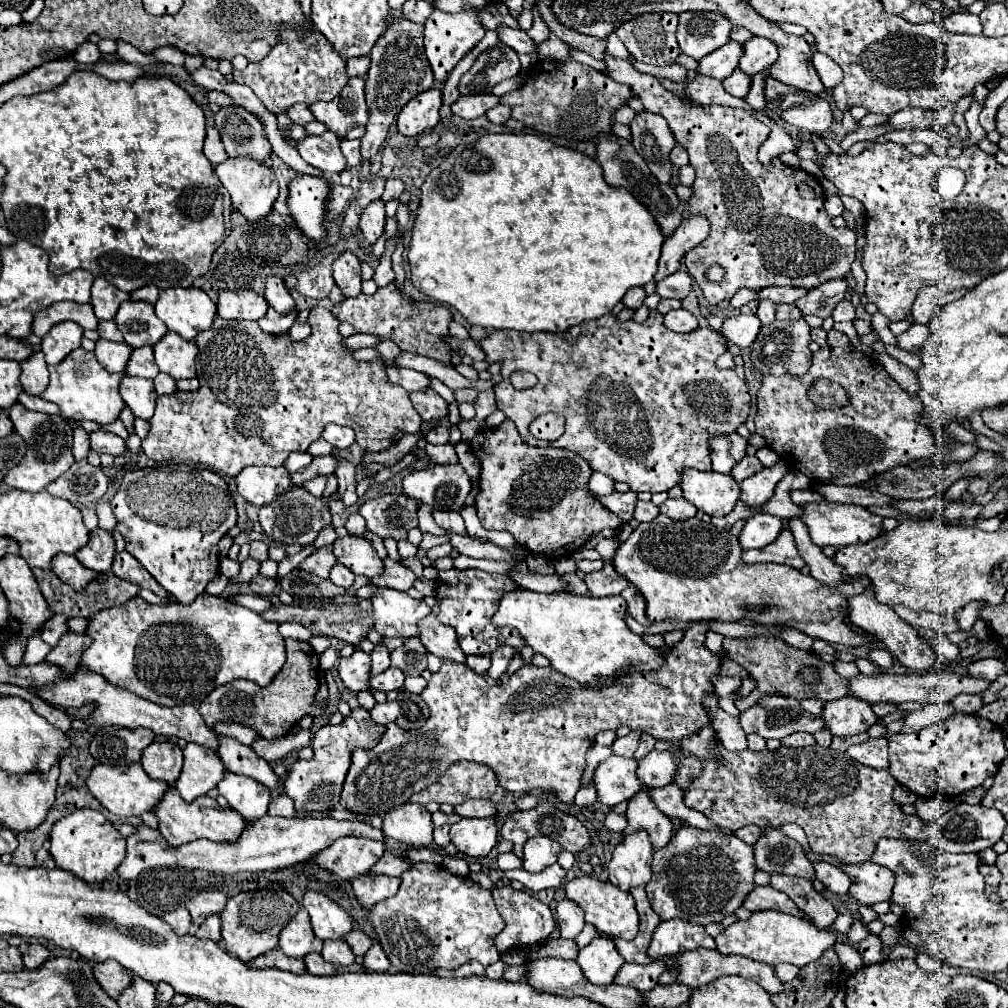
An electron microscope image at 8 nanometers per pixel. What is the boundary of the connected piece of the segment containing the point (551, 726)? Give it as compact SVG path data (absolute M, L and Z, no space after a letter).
M708 621L692 623L686 631L682 641L662 651L664 663L658 669L650 669L648 673L640 673L638 669L626 669L622 677L604 677L596 685L578 685L578 681L572 681L570 677L564 677L556 673L552 667L520 667L506 683L488 683L484 677L476 675L468 665L460 665L454 661L442 661L440 671L432 673L432 679L422 689L422 699L430 707L430 719L422 729L406 731L398 725L386 725L386 733L382 741L370 749L356 749L352 753L352 765L346 775L342 797L340 801L346 805L348 811L356 815L366 815L368 819L374 815L384 815L404 803L408 799L426 789L428 785L436 783L444 769L456 761L476 761L488 765L498 779L498 785L502 785L508 791L528 791L528 789L556 789L558 799L562 803L570 803L570 791L580 789L582 773L586 767L584 753L594 743L594 735L606 729L618 729L620 725L632 725L632 731L646 729L654 739L668 741L670 753L674 755L678 769L674 775L674 785L680 787L684 793L688 793L690 783L694 777L700 777L704 771L704 759L696 755L684 755L682 739L696 735L706 725L712 725L710 711L704 709L702 701L712 693L712 697L718 697L714 691L714 677L720 673L722 657L718 653L712 653L704 641L708 629Z

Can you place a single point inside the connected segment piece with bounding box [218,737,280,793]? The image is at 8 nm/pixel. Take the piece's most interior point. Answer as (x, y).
(237, 758)

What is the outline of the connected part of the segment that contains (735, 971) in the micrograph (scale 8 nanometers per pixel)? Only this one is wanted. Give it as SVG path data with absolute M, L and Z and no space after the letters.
M694 949L684 953L684 965L680 965L678 983L690 987L702 987L724 975L742 975L762 985L770 995L780 993L784 987L776 977L774 967L756 963L742 955L722 955L716 949Z

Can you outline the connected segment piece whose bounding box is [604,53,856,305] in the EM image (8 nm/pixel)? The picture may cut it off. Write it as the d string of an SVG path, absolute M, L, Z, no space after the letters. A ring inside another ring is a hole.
M604 55L608 65L608 75L632 89L632 93L644 103L644 109L666 117L674 139L688 151L690 167L696 171L696 181L692 185L692 197L686 203L688 215L702 215L710 223L710 235L700 245L690 249L684 257L688 273L696 279L698 287L704 293L704 299L710 305L718 305L724 299L732 299L734 293L742 287L762 289L762 287L802 287L814 289L830 279L846 277L856 253L856 235L848 227L834 227L832 217L824 209L824 189L820 181L796 167L784 165L780 159L772 159L772 165L766 169L758 163L758 147L768 139L770 127L752 117L748 111L732 107L702 107L686 103L666 91L656 77L636 71L630 63ZM712 265L720 265L726 273L722 281L714 283L706 279L706 271Z

